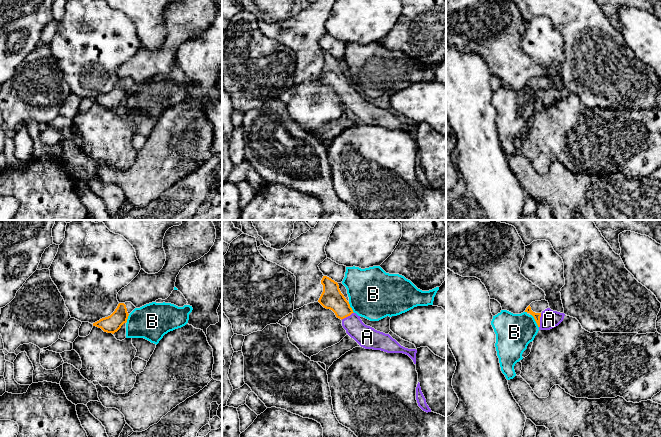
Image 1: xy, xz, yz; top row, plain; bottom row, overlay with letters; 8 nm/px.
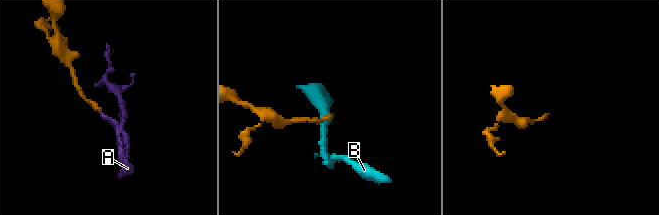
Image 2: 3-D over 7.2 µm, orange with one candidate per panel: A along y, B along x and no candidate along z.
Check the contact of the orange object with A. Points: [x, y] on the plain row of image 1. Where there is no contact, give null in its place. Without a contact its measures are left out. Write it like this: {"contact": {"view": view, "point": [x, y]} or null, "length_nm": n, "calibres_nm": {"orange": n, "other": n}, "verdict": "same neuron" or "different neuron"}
{"contact": {"view": "yz", "point": [539, 96]}, "length_nm": 120, "calibres_nm": {"orange": 50, "other": 150}, "verdict": "same neuron"}

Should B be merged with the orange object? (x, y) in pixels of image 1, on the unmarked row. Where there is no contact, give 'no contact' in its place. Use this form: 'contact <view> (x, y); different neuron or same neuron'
contact yz (535, 96); different neuron

